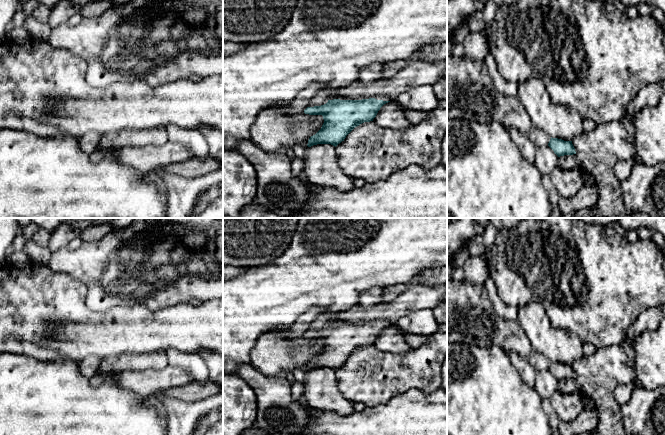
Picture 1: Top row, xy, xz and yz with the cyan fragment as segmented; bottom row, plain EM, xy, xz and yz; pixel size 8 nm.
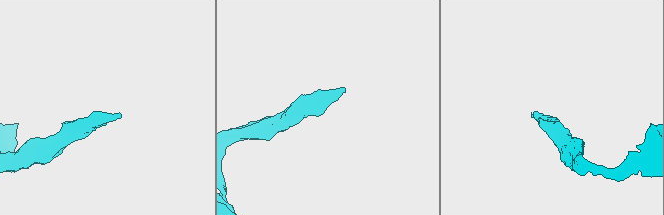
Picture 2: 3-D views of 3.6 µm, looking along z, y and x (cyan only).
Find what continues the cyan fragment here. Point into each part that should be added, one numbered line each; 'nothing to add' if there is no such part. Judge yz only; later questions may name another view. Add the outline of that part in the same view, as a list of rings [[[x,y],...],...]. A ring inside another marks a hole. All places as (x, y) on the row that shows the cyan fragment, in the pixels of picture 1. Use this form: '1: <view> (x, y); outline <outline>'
1: yz (471, 94); outline [[[466,55],[447,57],[447,119],[467,119],[479,123],[496,121],[508,130],[516,129],[536,146],[547,146],[551,137],[537,128],[517,97],[507,97],[494,86],[485,61],[476,61]]]

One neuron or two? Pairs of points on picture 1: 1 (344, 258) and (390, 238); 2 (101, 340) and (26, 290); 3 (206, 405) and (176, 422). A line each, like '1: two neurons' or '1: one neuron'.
1: one neuron
2: one neuron
3: one neuron

